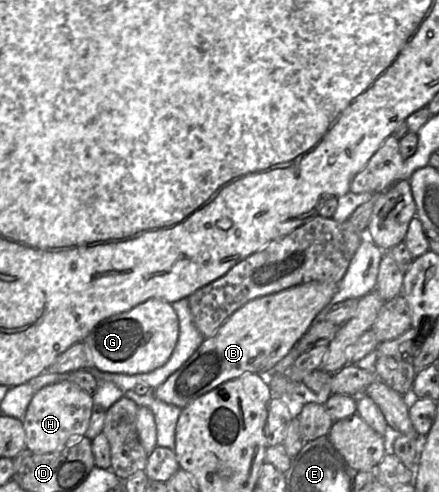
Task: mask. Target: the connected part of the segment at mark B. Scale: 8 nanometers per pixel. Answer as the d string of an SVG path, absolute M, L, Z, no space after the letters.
M312 281L247 302L213 336L205 338L190 358L164 383L154 388L152 394L165 403L183 408L220 384L245 373L265 374L267 377L329 304L337 286L338 283Z

